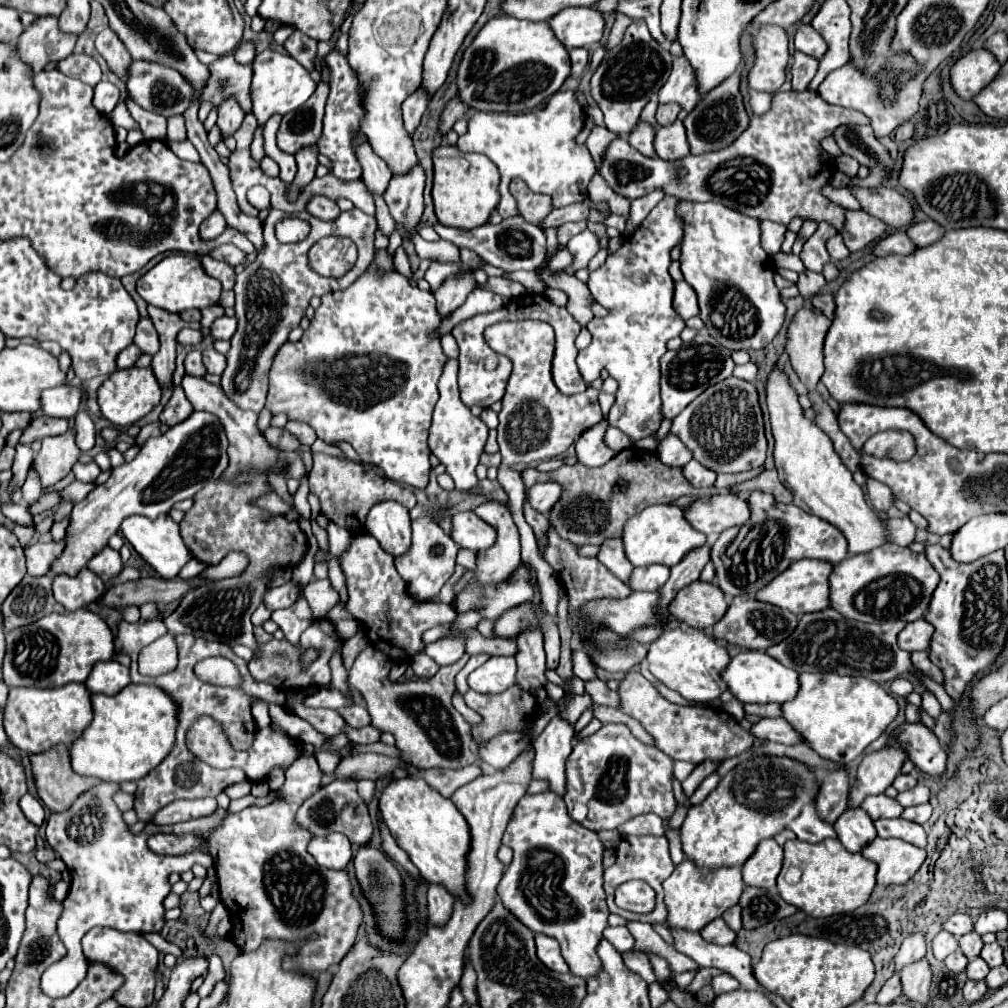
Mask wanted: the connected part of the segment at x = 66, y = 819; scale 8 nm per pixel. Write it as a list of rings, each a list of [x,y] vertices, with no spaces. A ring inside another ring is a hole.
[[[106,781],[98,783],[94,785],[94,789],[82,793],[82,797],[78,797],[78,801],[74,801],[74,805],[70,805],[70,809],[66,809],[64,813],[52,813],[46,825],[46,841],[60,855],[72,875],[70,891],[64,899],[64,911],[58,919],[58,935],[64,941],[68,955],[56,965],[50,965],[42,975],[42,991],[50,997],[70,995],[70,991],[74,991],[86,977],[90,963],[86,963],[80,941],[92,927],[112,927],[134,933],[162,931],[166,923],[164,899],[172,889],[172,885],[168,883],[170,873],[184,873],[194,863],[210,867],[212,861],[206,853],[206,837],[210,837],[210,829],[216,829],[228,817],[228,809],[216,807],[216,811],[208,817],[198,817],[164,827],[146,825],[144,831],[132,833],[112,799],[118,789],[134,793],[136,781],[126,781],[120,787]],[[154,833],[196,833],[196,837],[202,839],[202,849],[194,849],[182,855],[156,855],[146,845],[148,837]]]

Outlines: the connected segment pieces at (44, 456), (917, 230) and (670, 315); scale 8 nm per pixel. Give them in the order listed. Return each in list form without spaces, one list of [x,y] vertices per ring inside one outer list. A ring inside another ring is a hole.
[[[68,429],[64,435],[42,439],[42,449],[34,455],[32,469],[40,477],[42,489],[52,487],[62,477],[66,477],[72,465],[78,461],[80,449],[74,443],[74,431]]]
[[[928,219],[928,221],[924,221],[924,223],[914,223],[914,225],[910,225],[910,227],[906,229],[906,233],[908,233],[908,237],[910,237],[918,247],[924,247],[924,245],[932,245],[934,241],[942,239],[944,233],[946,233],[946,229],[944,229],[942,225],[938,225],[936,221]]]
[[[666,195],[640,227],[624,239],[622,247],[608,255],[606,263],[592,271],[588,279],[592,297],[610,309],[610,313],[606,317],[594,317],[588,323],[592,343],[578,353],[578,367],[586,385],[598,379],[602,369],[618,381],[616,403],[610,409],[608,421],[612,427],[630,435],[632,443],[654,433],[664,419],[660,407],[660,357],[666,353],[666,343],[686,327],[672,307],[674,281],[668,275],[670,249],[682,239],[676,203],[676,197]]]

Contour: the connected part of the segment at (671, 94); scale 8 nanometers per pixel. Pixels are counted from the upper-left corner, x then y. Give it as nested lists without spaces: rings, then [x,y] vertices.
[[[686,55],[674,57],[674,67],[670,79],[658,93],[660,103],[678,103],[682,109],[692,111],[694,105],[700,101],[694,67],[686,61]]]

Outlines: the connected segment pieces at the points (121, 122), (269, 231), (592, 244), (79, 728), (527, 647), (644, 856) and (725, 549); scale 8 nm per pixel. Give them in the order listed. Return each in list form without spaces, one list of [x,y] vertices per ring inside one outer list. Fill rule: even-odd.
[[[120,101],[120,103],[114,107],[114,111],[108,115],[108,119],[112,121],[112,125],[124,127],[124,129],[132,129],[132,127],[136,127],[136,121],[130,117],[130,113],[128,113],[124,101]]]
[[[272,209],[268,219],[264,221],[264,247],[258,251],[256,259],[246,265],[246,269],[236,275],[236,319],[238,329],[232,337],[232,349],[228,351],[228,367],[222,373],[222,389],[224,393],[240,407],[240,409],[252,409],[260,413],[260,409],[266,403],[268,393],[268,371],[274,361],[274,355],[278,349],[288,341],[288,333],[300,325],[300,319],[304,317],[306,307],[310,305],[312,295],[326,295],[332,291],[346,289],[346,285],[352,285],[372,263],[374,259],[374,233],[376,233],[376,219],[368,217],[360,209],[350,209],[340,213],[334,221],[318,221],[318,217],[310,213],[298,213],[296,217],[310,223],[310,235],[304,241],[298,243],[280,243],[274,237],[274,223],[278,219],[286,217],[286,213]],[[326,235],[350,237],[358,247],[358,261],[340,279],[326,279],[310,271],[308,267],[308,249]]]
[[[584,229],[582,233],[578,233],[578,237],[572,237],[566,247],[574,255],[574,265],[568,267],[566,271],[574,273],[574,271],[586,267],[588,261],[598,253],[598,235],[592,233],[590,229]]]
[[[70,683],[52,689],[14,687],[4,707],[4,729],[10,743],[26,753],[42,753],[56,743],[70,745],[92,721],[90,691],[82,683]]]
[[[526,629],[522,637],[518,637],[518,673],[516,683],[526,691],[536,691],[544,687],[546,677],[546,655],[542,647],[542,631],[540,629]]]
[[[624,837],[618,845],[616,851],[616,863],[612,867],[608,867],[604,871],[604,891],[606,891],[606,901],[608,901],[608,909],[610,913],[616,913],[628,921],[642,921],[642,923],[650,923],[650,925],[664,925],[668,927],[666,921],[666,905],[664,905],[664,893],[662,893],[662,881],[666,877],[670,877],[670,873],[674,871],[674,863],[670,859],[668,853],[668,841],[666,837]],[[630,879],[642,879],[646,881],[654,891],[656,891],[656,909],[652,913],[646,915],[638,915],[638,913],[624,913],[624,909],[614,905],[614,891],[620,883],[630,881]]]
[[[760,489],[750,491],[746,501],[750,505],[750,519],[744,525],[726,529],[712,545],[712,563],[716,565],[720,589],[726,595],[754,595],[794,561],[806,557],[830,561],[832,565],[848,557],[848,541],[828,521],[822,521],[796,505],[780,505],[772,493],[762,493]]]

